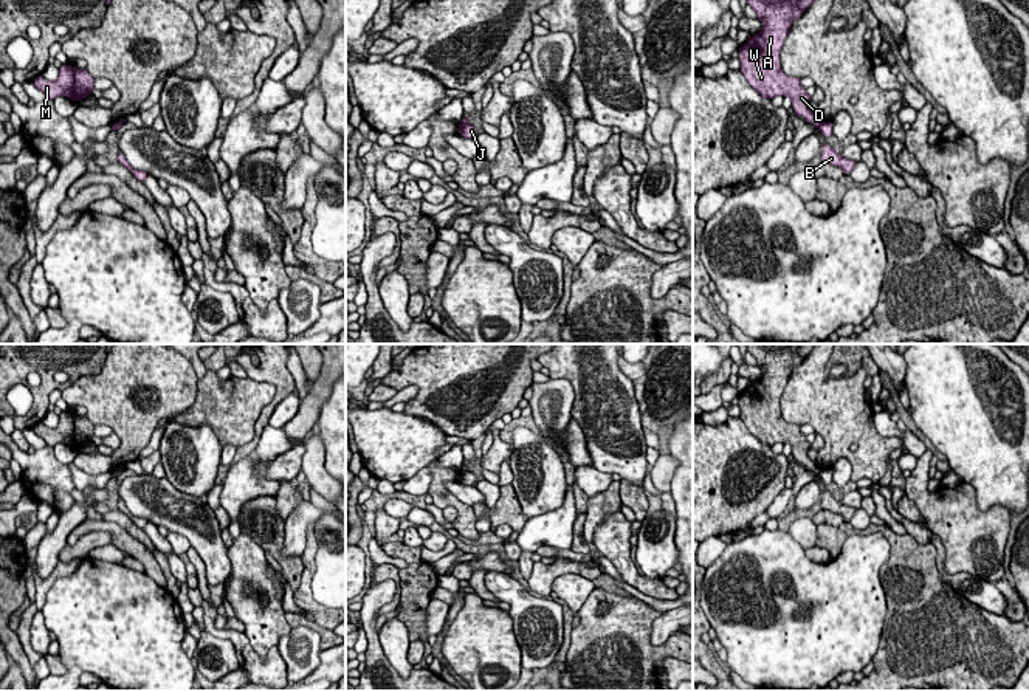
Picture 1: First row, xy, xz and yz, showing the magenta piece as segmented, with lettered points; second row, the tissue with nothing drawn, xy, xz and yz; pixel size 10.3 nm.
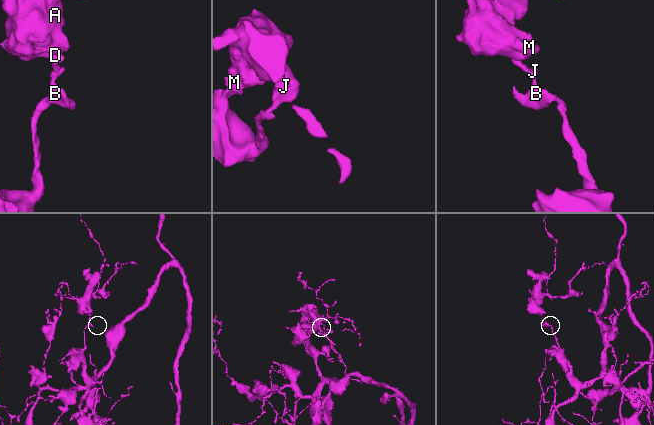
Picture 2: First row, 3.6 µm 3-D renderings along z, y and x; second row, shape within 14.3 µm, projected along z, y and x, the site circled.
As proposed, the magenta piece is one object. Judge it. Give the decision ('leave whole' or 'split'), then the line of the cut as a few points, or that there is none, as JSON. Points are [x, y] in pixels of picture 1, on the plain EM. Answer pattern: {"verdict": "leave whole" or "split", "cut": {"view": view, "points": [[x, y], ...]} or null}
{"verdict": "split", "cut": {"view": "yz", "points": [[820, 470], [817, 473]]}}

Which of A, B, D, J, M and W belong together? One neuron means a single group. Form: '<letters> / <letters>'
A D M W / B J

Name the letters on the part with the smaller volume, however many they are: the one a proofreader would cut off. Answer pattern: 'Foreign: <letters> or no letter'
Foreign: A, D, M, W

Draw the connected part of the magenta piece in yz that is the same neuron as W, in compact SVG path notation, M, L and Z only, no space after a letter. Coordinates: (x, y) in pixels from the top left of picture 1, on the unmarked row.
M747 344L749 353L764 372L739 394L741 420L762 445L789 443L798 463L818 474L815 460L807 457L810 443L800 425L786 423L779 414L779 398L792 370L818 344Z

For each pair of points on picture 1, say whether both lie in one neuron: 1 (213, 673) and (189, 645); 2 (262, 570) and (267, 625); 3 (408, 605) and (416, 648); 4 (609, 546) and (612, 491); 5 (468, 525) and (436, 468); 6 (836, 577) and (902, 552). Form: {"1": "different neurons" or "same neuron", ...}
{"1": "different neurons", "2": "same neuron", "3": "different neurons", "4": "different neurons", "5": "same neuron", "6": "different neurons"}

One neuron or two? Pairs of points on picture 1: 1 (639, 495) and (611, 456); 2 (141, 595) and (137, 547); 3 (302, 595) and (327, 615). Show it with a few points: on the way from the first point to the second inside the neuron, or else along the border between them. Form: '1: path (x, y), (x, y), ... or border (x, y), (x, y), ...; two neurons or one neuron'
1: border (622, 477), (642, 487); two neurons
2: border (143, 572), (165, 589); two neurons
3: path (307, 601), (321, 615); one neuron

